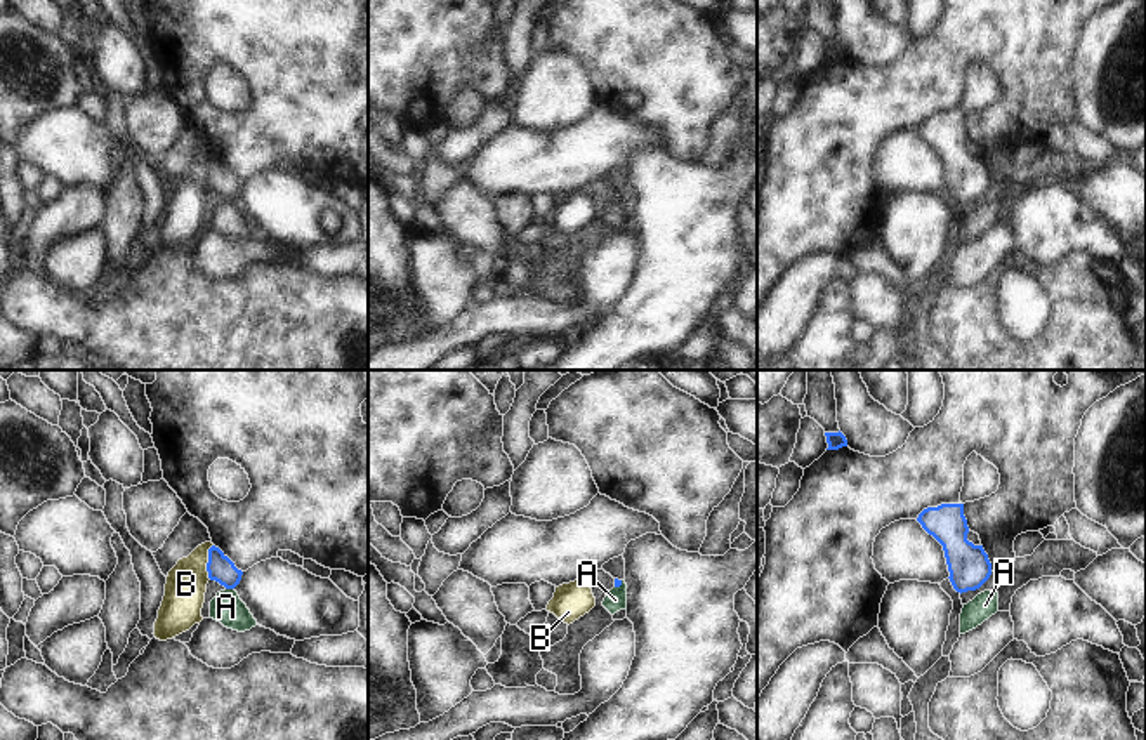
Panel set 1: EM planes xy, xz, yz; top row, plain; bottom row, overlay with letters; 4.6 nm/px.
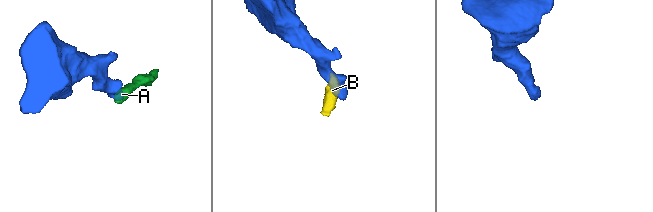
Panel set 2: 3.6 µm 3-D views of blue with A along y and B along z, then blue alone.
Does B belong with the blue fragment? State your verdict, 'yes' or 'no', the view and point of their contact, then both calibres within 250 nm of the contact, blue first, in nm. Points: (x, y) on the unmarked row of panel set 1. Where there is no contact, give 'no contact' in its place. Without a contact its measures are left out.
no; meets blue in xy at (209, 172); 120 nm thick on the blue side, 190 nm on the other

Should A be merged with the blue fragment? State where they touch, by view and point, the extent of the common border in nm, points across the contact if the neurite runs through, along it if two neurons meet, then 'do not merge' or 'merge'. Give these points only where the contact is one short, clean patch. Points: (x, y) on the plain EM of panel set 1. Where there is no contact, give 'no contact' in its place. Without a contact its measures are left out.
xy (230, 198) | 40 nm | along xy (226, 198), (233, 200) | do not merge

